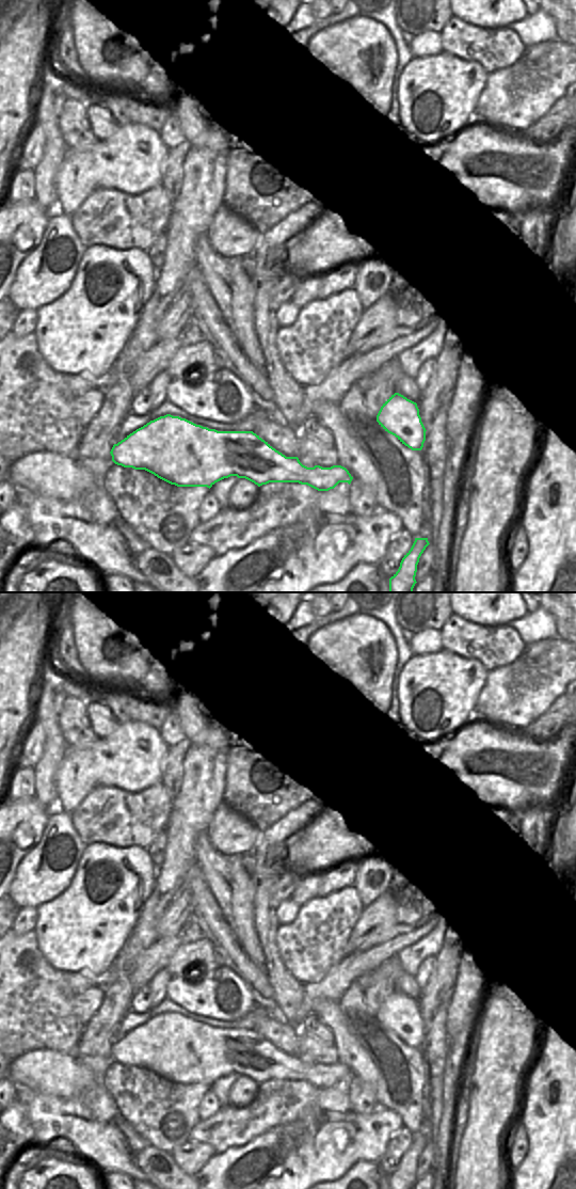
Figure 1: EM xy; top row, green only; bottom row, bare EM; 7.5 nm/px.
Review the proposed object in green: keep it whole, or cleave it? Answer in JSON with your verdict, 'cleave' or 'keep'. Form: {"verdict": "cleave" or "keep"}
{"verdict": "keep"}

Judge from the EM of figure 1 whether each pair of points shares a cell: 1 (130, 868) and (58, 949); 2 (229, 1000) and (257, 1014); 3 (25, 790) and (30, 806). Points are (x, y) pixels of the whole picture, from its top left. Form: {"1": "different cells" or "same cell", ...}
{"1": "same cell", "2": "different cells", "3": "different cells"}

